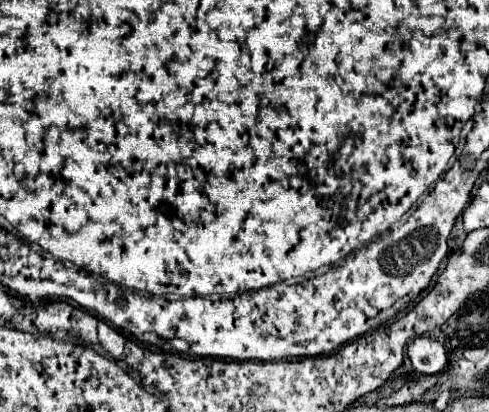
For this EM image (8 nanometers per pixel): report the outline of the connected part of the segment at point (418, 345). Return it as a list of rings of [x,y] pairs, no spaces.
[[[427,336],[411,340],[411,344],[407,346],[407,356],[413,368],[421,374],[437,374],[447,366],[445,348],[437,340]]]

